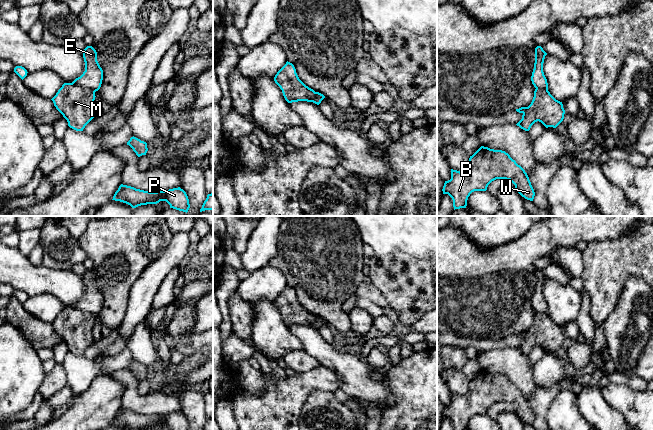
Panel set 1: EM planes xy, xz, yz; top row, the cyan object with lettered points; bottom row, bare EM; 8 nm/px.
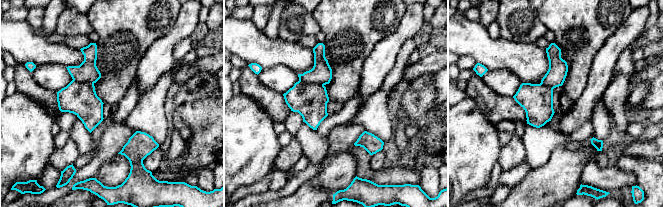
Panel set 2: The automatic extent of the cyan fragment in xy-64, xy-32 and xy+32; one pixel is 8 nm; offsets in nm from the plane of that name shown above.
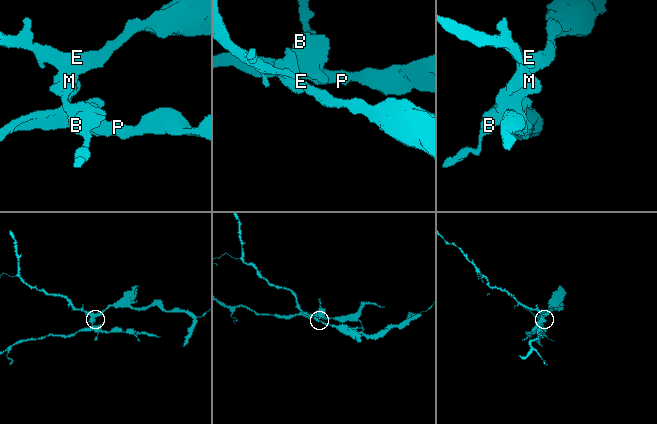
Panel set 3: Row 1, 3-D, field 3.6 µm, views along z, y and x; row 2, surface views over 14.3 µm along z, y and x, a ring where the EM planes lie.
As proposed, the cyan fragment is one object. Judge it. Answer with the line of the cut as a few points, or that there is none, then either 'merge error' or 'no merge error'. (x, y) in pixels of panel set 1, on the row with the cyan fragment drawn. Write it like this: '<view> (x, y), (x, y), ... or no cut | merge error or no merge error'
xy (71, 83), (85, 86), (94, 92) | merge error

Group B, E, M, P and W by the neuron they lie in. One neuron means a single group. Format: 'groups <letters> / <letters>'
groups B M P W / E

